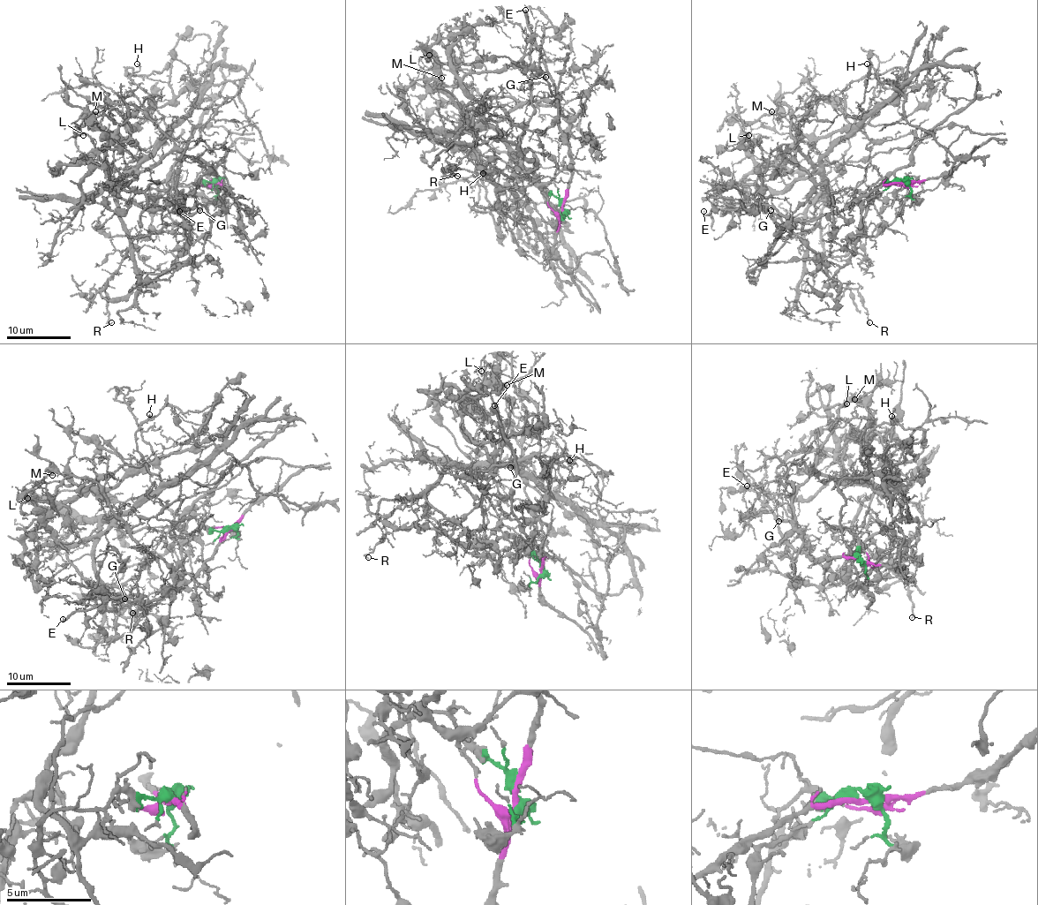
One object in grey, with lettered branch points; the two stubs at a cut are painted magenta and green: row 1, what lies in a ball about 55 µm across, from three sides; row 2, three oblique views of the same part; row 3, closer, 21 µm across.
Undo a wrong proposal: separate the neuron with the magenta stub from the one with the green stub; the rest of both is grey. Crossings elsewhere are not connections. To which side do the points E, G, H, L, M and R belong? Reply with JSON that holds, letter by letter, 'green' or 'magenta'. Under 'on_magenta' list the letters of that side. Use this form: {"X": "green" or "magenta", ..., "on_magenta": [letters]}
{"E": "magenta", "G": "magenta", "H": "green", "L": "green", "M": "green", "R": "green", "on_magenta": ["E", "G"]}

